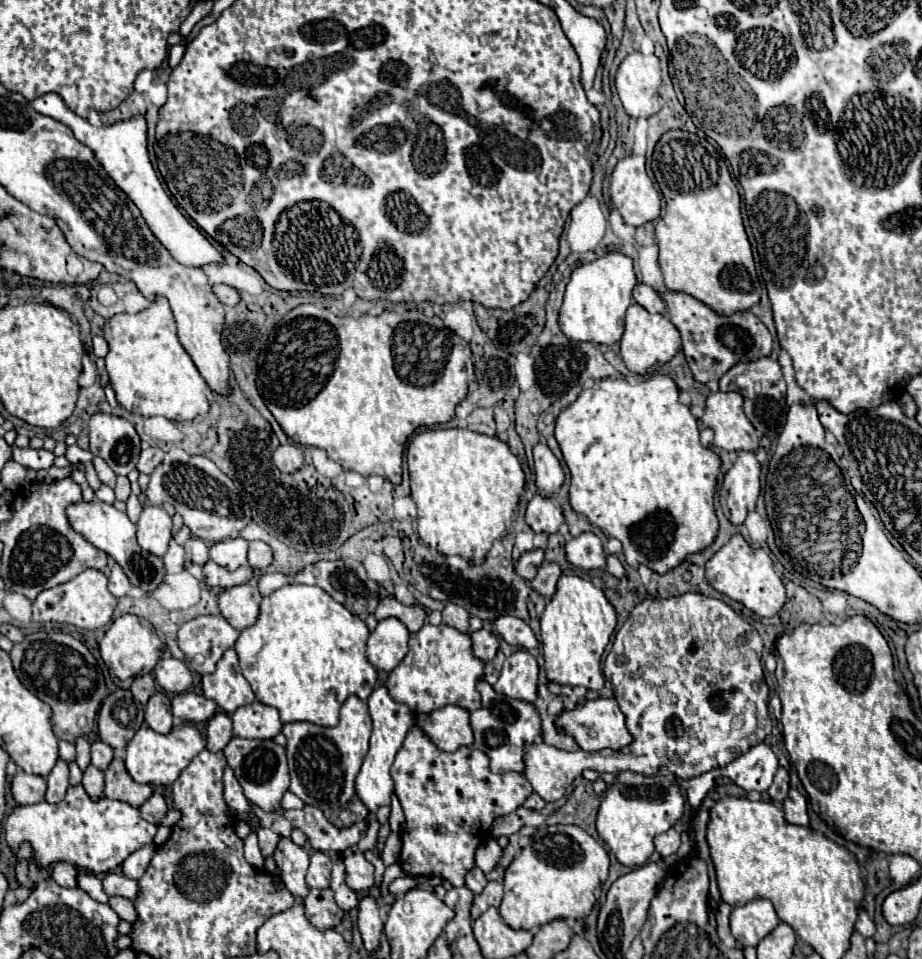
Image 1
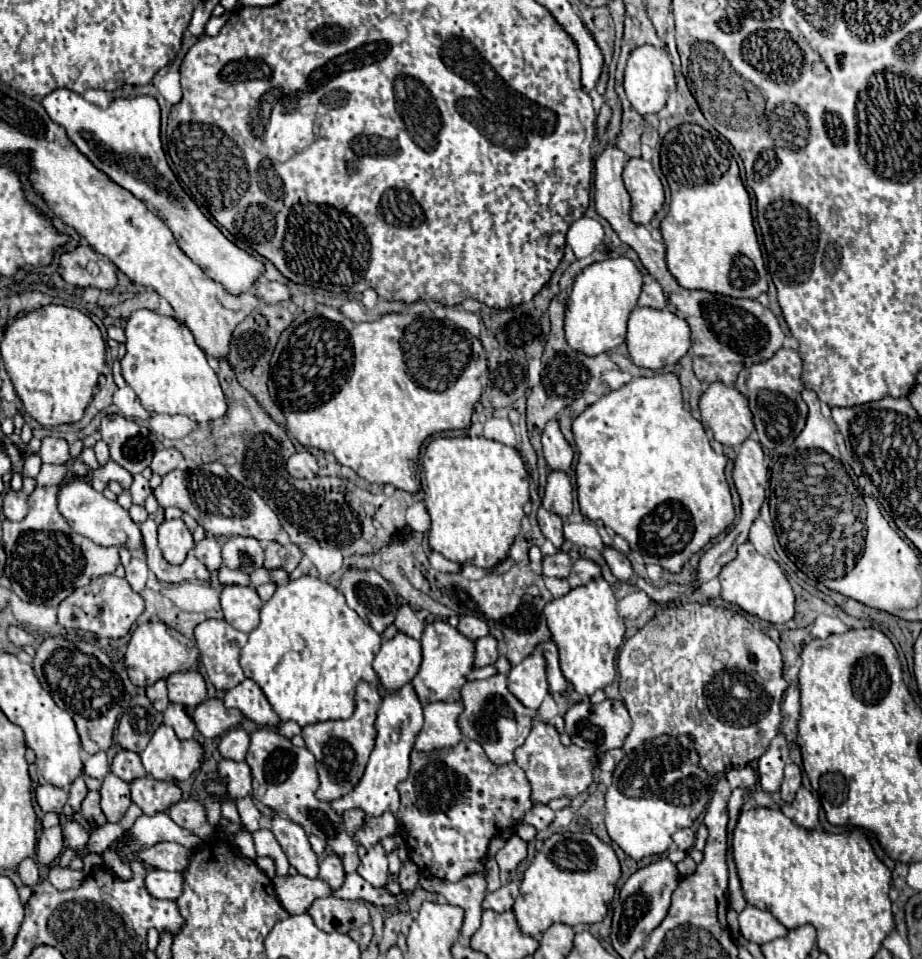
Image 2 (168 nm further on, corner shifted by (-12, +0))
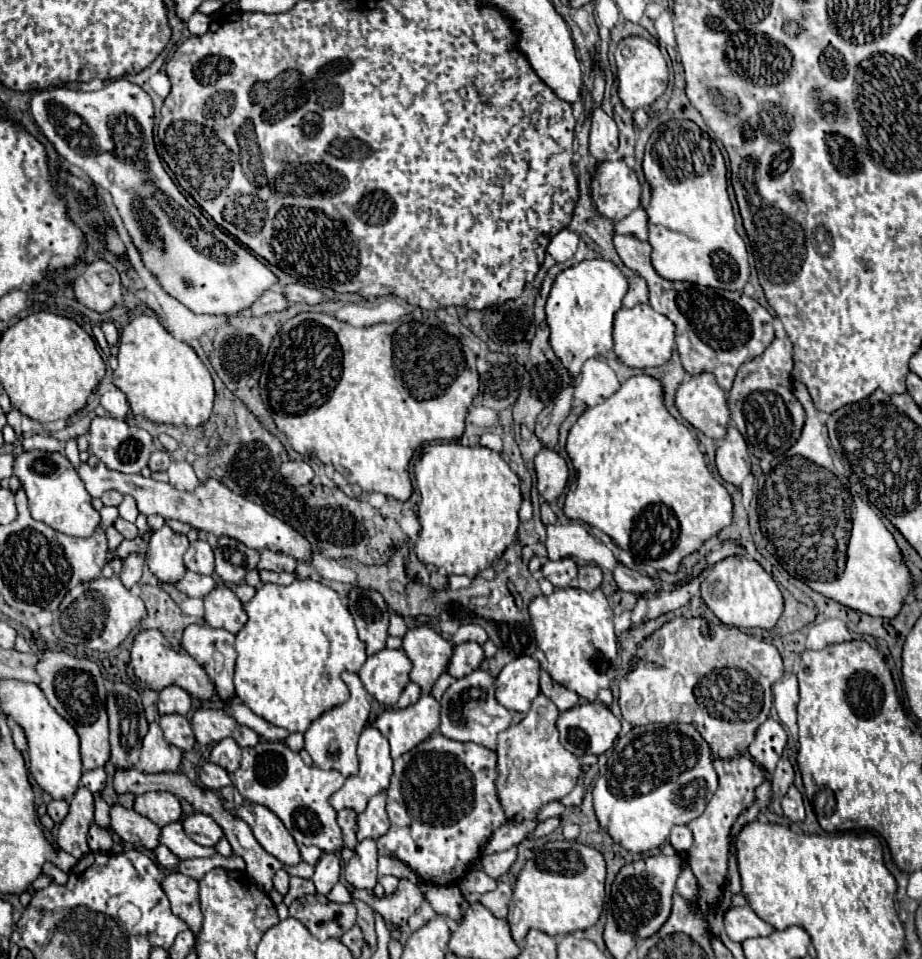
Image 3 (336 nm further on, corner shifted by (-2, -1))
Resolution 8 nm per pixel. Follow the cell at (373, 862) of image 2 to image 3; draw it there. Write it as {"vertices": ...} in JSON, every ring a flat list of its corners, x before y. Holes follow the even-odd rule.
{"vertices":[[364,839,344,867,344,877,354,889,374,889,378,875,378,851,374,839]]}

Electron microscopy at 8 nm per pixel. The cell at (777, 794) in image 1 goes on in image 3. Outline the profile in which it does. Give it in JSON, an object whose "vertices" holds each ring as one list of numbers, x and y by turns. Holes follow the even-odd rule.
{"vertices":[[780,759,778,765,776,765,776,771,772,775,772,795,774,795,774,799,782,799,792,783,794,783,794,769,792,769,788,759]]}

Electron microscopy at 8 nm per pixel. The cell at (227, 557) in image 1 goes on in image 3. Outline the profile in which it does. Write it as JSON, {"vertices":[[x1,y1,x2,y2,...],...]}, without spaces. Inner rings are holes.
{"vertices":[[220,537,218,545,214,547,214,555,216,575,220,575,224,583,242,583,244,575,256,569,260,559,256,549,250,549,232,537]]}

